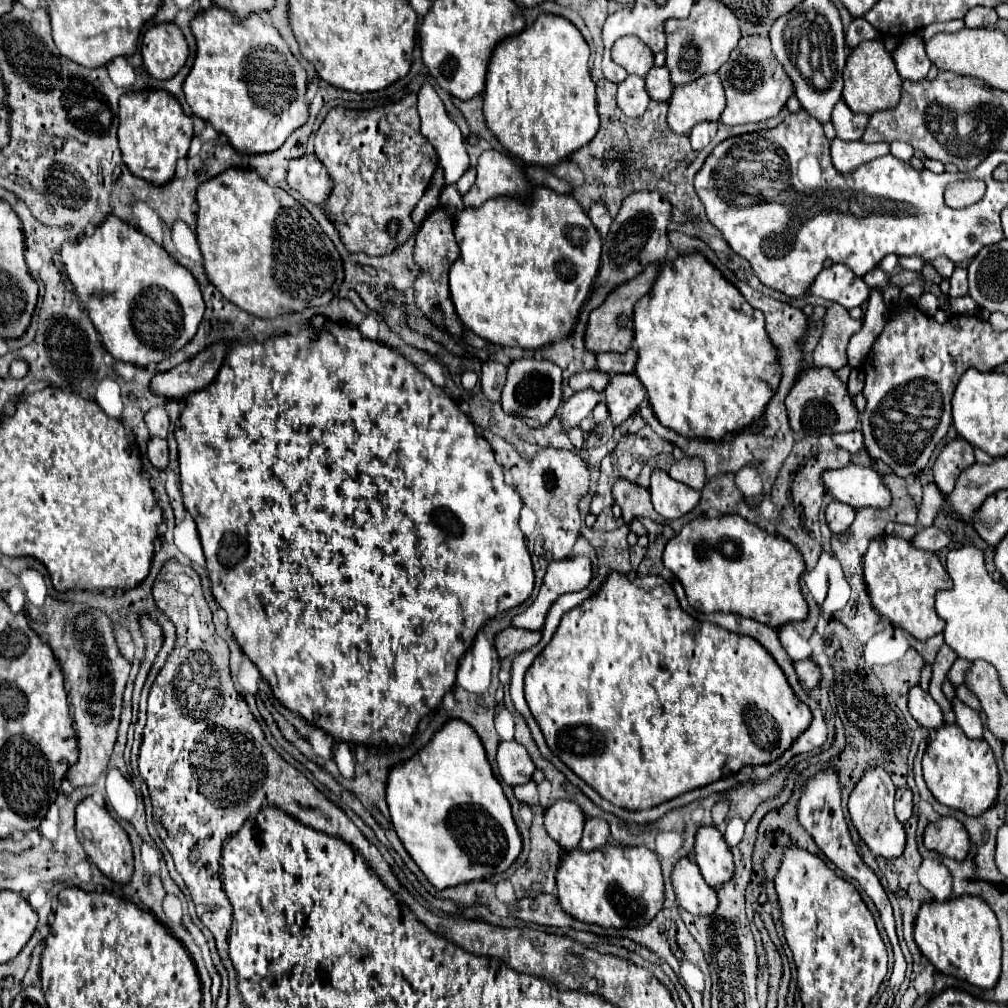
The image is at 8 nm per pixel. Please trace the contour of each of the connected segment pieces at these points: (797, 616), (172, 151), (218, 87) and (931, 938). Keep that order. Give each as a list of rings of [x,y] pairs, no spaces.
[[[724,515],[722,519],[716,517],[698,517],[692,519],[682,527],[682,531],[670,539],[666,551],[662,555],[666,567],[678,577],[682,583],[690,607],[704,611],[704,613],[736,613],[758,623],[770,625],[780,629],[792,621],[804,621],[808,617],[808,605],[800,593],[800,575],[804,571],[802,553],[784,537],[768,535],[758,525],[748,523],[740,515]]]
[[[132,91],[120,99],[120,125],[118,141],[126,167],[132,175],[164,185],[174,177],[176,161],[188,155],[194,129],[192,119],[184,115],[180,103],[168,91]]]
[[[212,7],[194,17],[192,33],[198,53],[184,81],[186,101],[192,113],[226,135],[240,155],[272,153],[294,129],[306,125],[306,71],[266,15],[238,19],[226,9]]]
[[[962,895],[948,901],[924,903],[914,923],[914,941],[940,973],[954,975],[980,989],[992,989],[1000,977],[1002,947],[998,919],[984,899]]]

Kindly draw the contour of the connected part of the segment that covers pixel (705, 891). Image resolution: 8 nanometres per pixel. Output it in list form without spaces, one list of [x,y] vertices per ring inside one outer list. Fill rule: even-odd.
[[[680,859],[672,871],[672,885],[678,903],[692,915],[712,915],[718,909],[716,889],[708,887],[696,863],[690,859]]]

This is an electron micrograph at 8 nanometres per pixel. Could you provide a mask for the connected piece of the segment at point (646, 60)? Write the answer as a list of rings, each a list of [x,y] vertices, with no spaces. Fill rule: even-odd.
[[[620,37],[612,45],[612,59],[630,75],[646,75],[654,65],[654,53],[638,37]]]

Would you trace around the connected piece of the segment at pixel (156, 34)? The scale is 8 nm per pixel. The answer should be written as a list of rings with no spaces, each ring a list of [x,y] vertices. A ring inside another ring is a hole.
[[[174,23],[154,25],[142,39],[144,65],[156,79],[174,77],[186,65],[188,53],[186,37]]]

